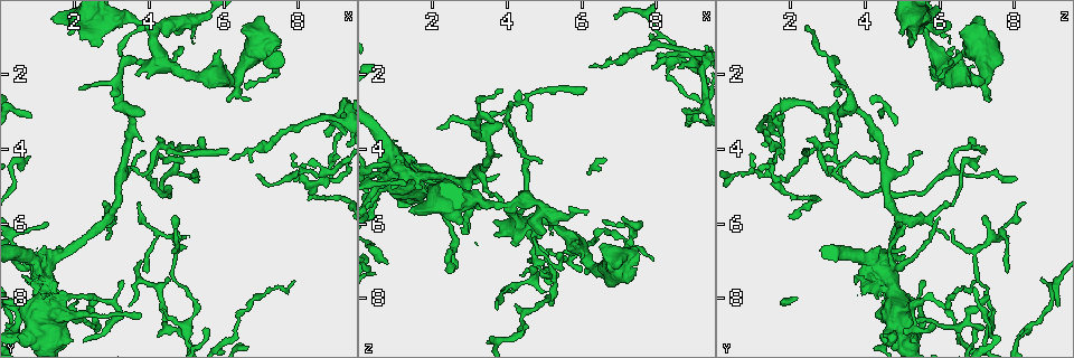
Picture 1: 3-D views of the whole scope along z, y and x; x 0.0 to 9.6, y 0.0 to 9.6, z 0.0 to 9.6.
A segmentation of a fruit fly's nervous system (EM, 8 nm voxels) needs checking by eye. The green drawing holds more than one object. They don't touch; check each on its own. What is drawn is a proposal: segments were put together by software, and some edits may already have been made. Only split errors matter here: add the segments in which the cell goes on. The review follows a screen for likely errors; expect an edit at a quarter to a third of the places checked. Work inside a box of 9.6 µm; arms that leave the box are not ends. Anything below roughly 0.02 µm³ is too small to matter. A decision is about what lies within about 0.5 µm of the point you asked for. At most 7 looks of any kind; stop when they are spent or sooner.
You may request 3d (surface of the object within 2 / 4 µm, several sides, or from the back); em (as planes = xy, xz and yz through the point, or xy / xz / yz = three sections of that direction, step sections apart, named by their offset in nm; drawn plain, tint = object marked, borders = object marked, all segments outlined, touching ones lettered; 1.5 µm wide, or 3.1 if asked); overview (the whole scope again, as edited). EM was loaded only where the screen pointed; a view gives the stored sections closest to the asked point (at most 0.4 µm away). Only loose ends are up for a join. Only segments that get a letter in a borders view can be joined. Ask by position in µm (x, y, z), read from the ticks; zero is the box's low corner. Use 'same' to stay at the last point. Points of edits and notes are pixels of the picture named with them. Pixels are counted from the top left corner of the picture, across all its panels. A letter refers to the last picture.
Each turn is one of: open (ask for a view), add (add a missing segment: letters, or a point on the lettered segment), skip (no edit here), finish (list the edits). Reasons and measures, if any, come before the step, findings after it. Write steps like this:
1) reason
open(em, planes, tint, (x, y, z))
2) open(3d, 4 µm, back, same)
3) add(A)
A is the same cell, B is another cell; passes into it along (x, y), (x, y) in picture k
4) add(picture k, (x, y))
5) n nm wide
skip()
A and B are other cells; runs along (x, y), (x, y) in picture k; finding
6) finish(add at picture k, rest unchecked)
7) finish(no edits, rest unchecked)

free end
open(em, planes, plain, (2.65, 1.15, 5.20))

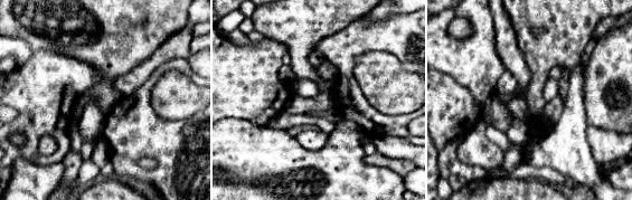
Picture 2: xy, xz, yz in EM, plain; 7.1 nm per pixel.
open(em, planes, borders, same)

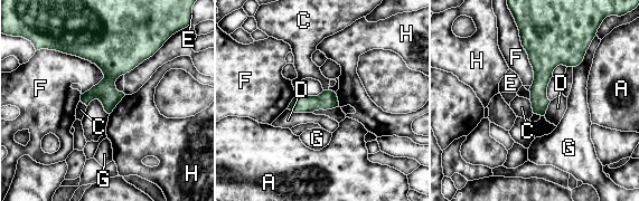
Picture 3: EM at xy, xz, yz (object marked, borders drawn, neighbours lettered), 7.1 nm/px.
skip()
A, C, D, E, F, G and H are other cells; border along (529, 101), (534, 113) in picture 3; none of them fits

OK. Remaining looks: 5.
tapers out
open(3d, 2 µm, (3.95, 7.35, 7.80))

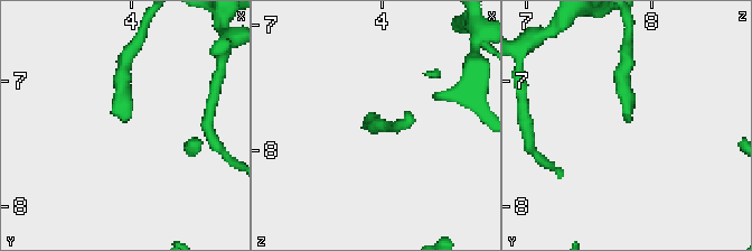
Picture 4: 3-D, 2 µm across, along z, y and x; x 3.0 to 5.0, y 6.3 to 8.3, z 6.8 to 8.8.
open(em, yz, step 4, borders, (3.96, 7.30, 7.86))

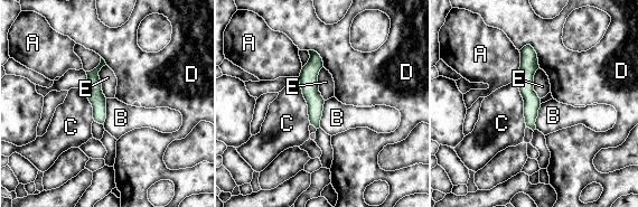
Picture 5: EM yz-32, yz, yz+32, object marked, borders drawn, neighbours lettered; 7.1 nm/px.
skip()
A, B, C, D and E are other cells; runs along (532, 58), (527, 69), (532, 125) in picture 5; no lettered segment goes on from it

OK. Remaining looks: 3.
thin end
open(3d, 4 µm, (3.75, 5.45, 8.30))

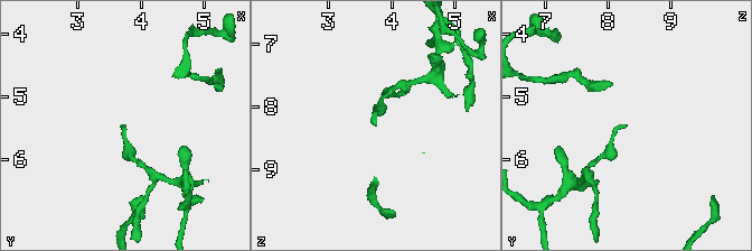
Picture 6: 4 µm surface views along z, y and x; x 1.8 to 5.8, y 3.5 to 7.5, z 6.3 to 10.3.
open(em, planes, borders, (3.70, 5.45, 8.30))

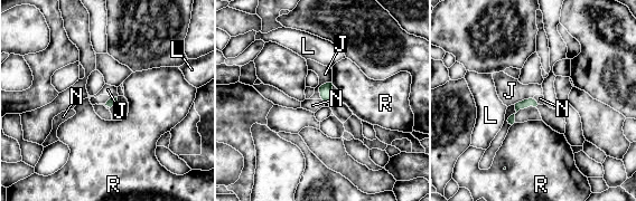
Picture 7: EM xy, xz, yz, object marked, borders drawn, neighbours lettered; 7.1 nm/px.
J touches over 160 nm
skip()
J, L, N and R are other cells; border along (331, 80), (319, 87), (320, 98) in picture 7; no lettered segment goes on from it

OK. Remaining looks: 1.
finish(no edits, rest unchecked)

